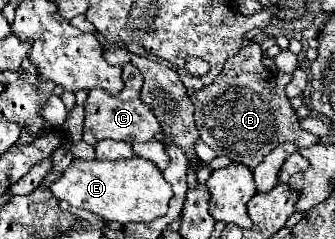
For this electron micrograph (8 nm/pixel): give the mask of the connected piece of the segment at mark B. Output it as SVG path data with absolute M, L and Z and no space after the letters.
M248 42L236 56L232 56L226 62L224 70L216 76L216 80L200 92L200 96L198 96L200 100L202 98L204 100L216 100L216 102L208 102L208 106L194 106L194 118L196 118L198 132L200 132L200 140L210 146L208 148L202 142L196 146L196 154L200 154L200 160L204 164L210 166L210 162L216 158L216 154L224 154L234 162L242 162L242 164L254 168L280 142L288 140L288 142L294 142L298 148L308 148L308 146L314 146L318 142L318 136L300 128L298 116L296 116L294 108L290 106L290 100L288 100L284 88L278 86L274 82L274 74L262 66L262 58L264 58L264 52L262 52L260 44Z

